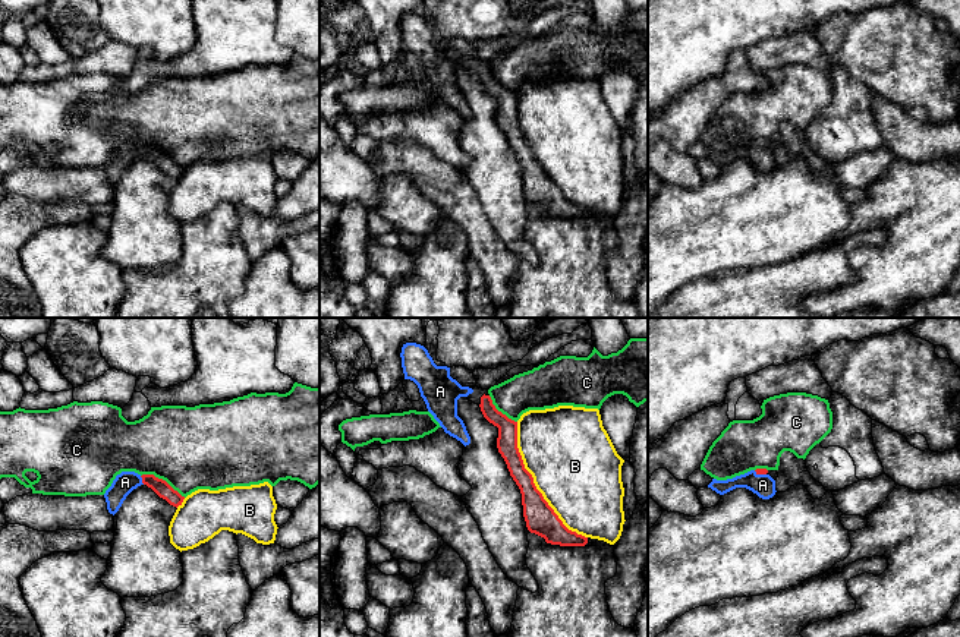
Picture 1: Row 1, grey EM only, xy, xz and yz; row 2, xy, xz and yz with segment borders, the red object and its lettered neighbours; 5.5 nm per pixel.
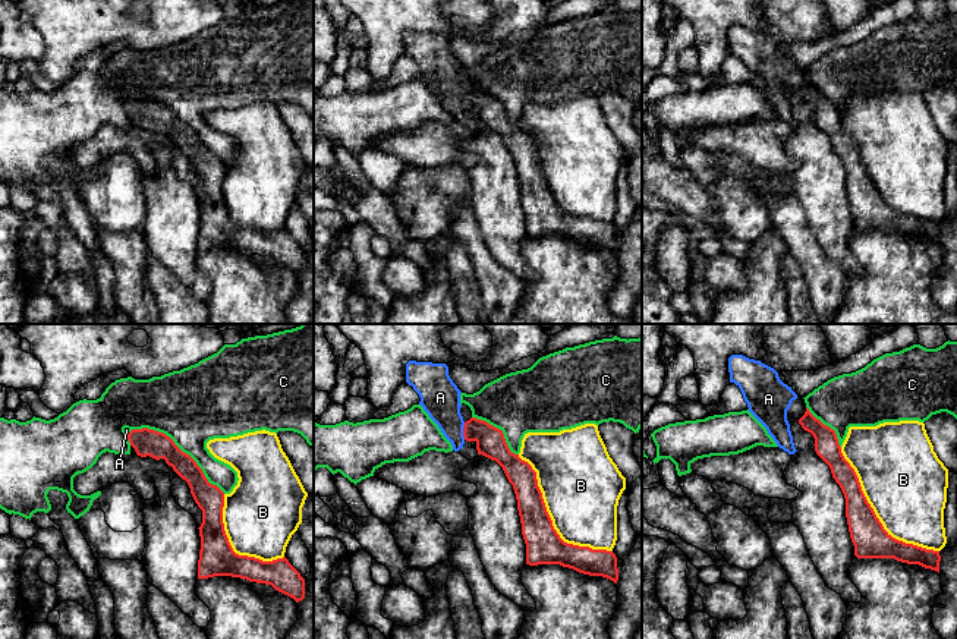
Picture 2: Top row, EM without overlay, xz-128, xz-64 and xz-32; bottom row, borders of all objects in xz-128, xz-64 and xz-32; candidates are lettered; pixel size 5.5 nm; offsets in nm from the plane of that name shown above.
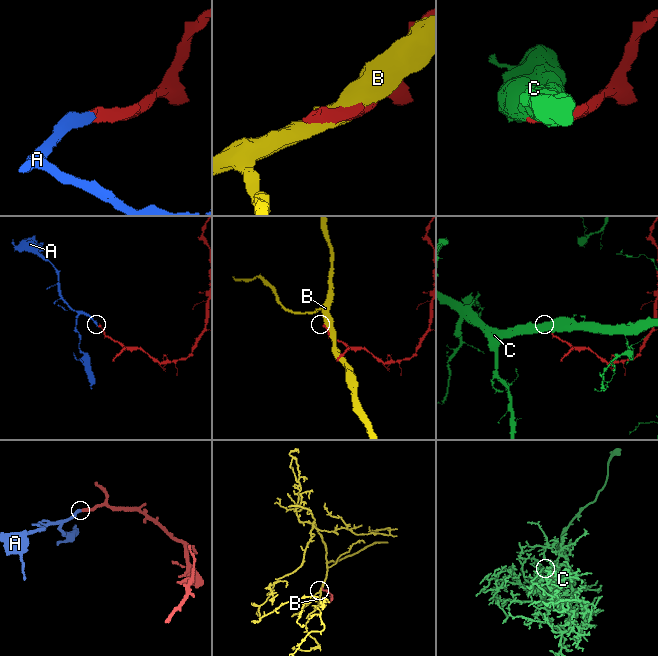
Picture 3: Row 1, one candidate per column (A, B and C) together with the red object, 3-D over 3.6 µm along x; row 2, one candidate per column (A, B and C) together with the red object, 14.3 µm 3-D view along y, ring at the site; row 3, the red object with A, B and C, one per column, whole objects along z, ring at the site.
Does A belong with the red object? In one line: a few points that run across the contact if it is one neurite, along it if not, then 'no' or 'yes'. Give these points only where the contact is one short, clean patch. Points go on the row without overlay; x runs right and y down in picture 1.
line xy (161, 160), (151, 153), (142, 153), (125, 154); yes

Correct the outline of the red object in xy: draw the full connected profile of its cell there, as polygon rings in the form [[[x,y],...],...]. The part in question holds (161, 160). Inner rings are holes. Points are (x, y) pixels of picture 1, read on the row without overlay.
[[[122,144],[104,165],[108,185],[114,187],[126,168],[141,157],[151,160],[160,170],[176,180],[182,177],[185,171],[185,168],[174,163],[166,152],[158,151],[154,146],[141,148],[135,144]]]

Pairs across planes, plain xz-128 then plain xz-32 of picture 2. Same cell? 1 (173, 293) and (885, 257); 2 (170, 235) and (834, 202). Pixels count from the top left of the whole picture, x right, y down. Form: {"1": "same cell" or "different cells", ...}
{"1": "different cells", "2": "same cell"}

